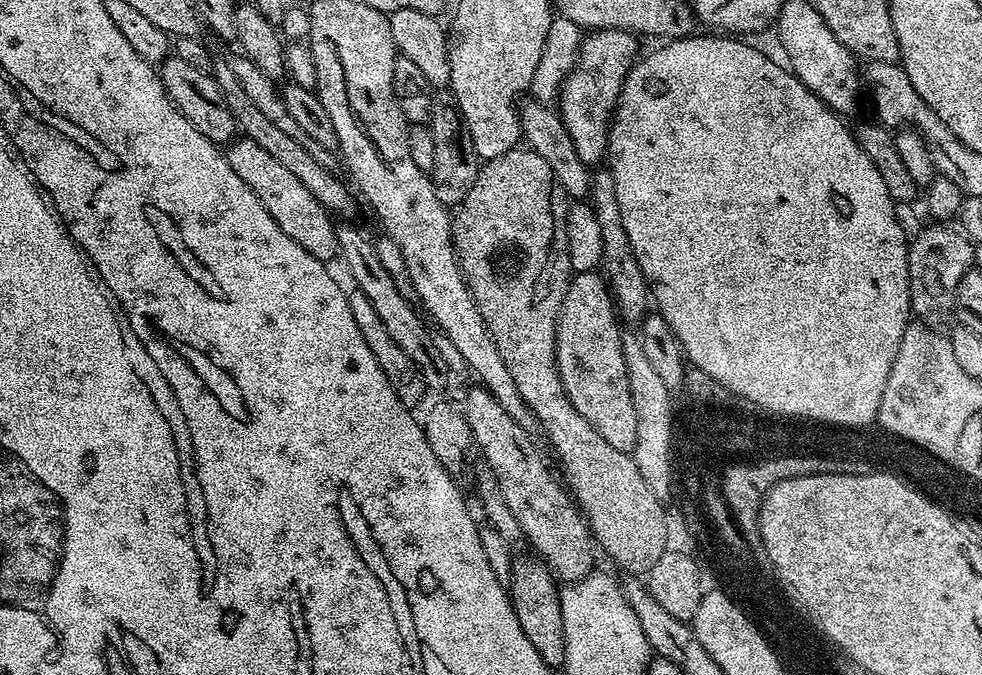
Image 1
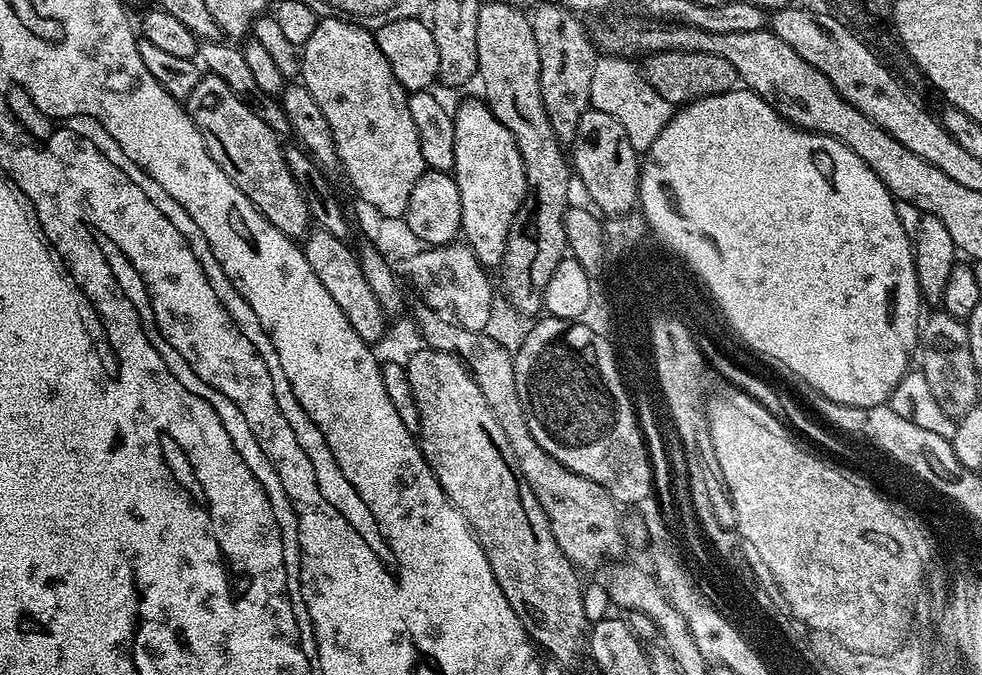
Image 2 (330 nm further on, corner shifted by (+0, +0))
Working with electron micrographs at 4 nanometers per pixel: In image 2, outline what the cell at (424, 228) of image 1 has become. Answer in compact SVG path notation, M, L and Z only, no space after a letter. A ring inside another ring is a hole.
M335 14L317 19L310 42L302 45L300 71L305 88L314 94L314 102L330 124L336 152L342 172L348 175L352 188L359 199L370 203L379 215L403 217L410 206L410 190L414 182L425 172L422 147L419 146L418 131L410 118L409 93L394 78L386 54L378 50L375 35L369 29ZM342 52L358 52L362 56L362 74L366 74L366 104L356 108L348 100L346 90L346 64Z

